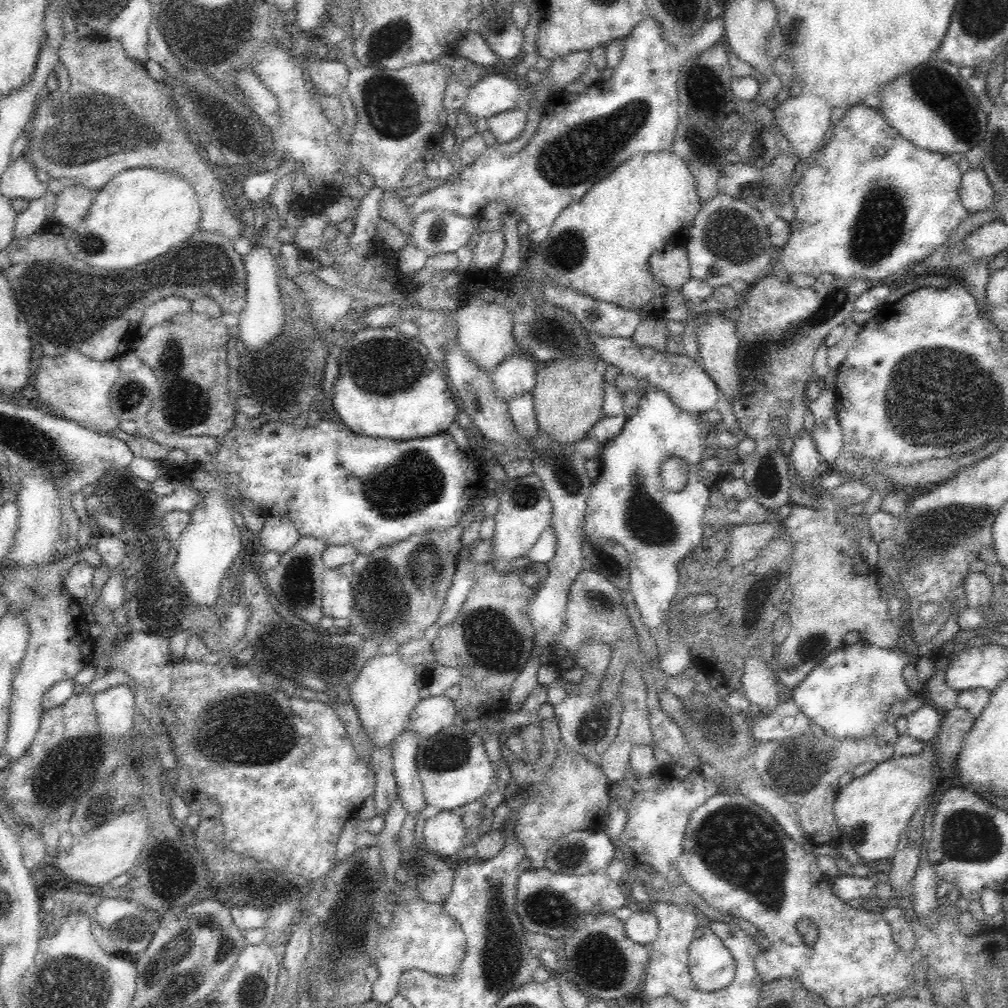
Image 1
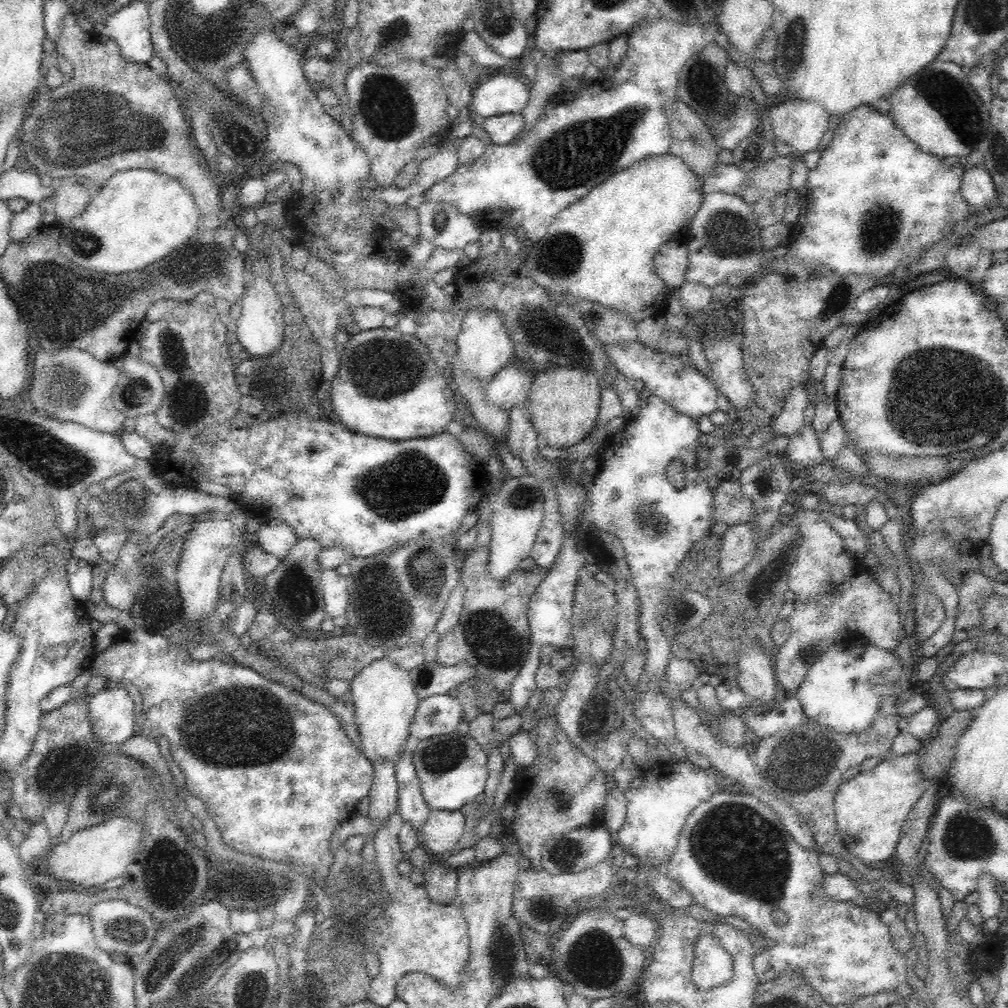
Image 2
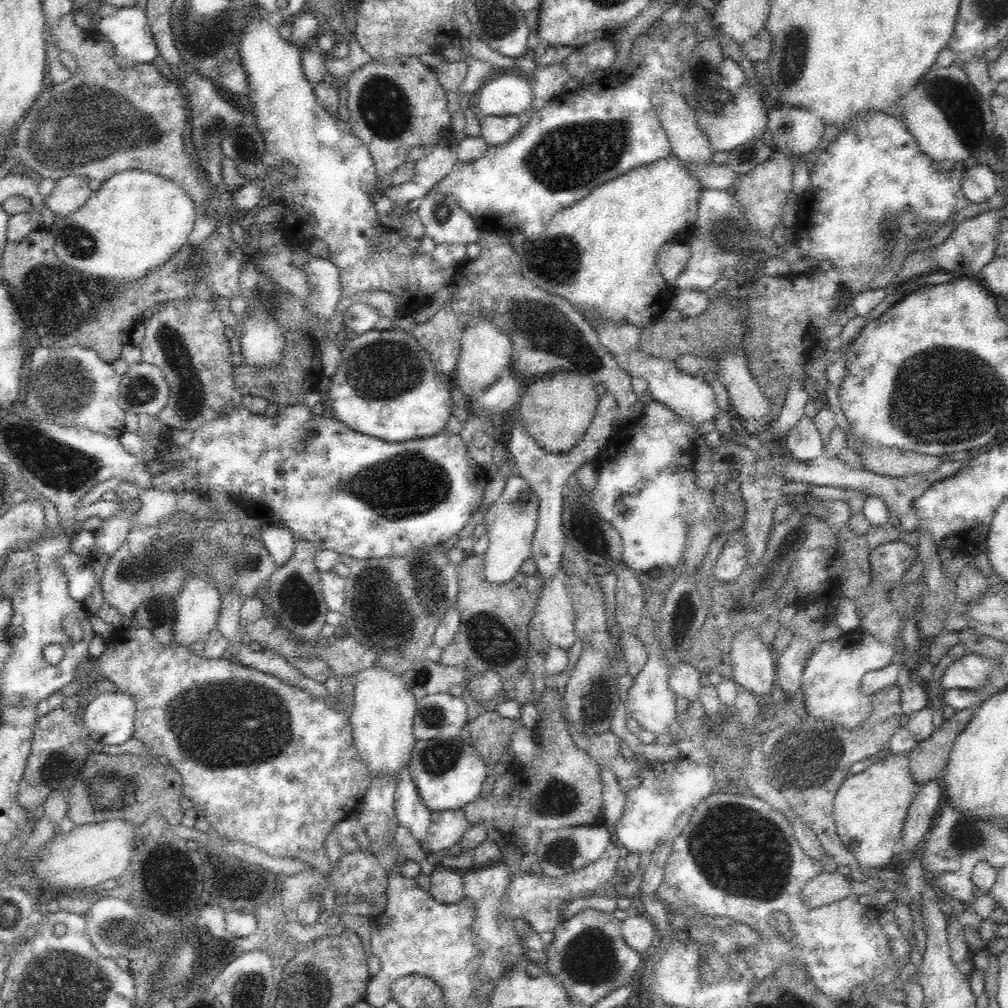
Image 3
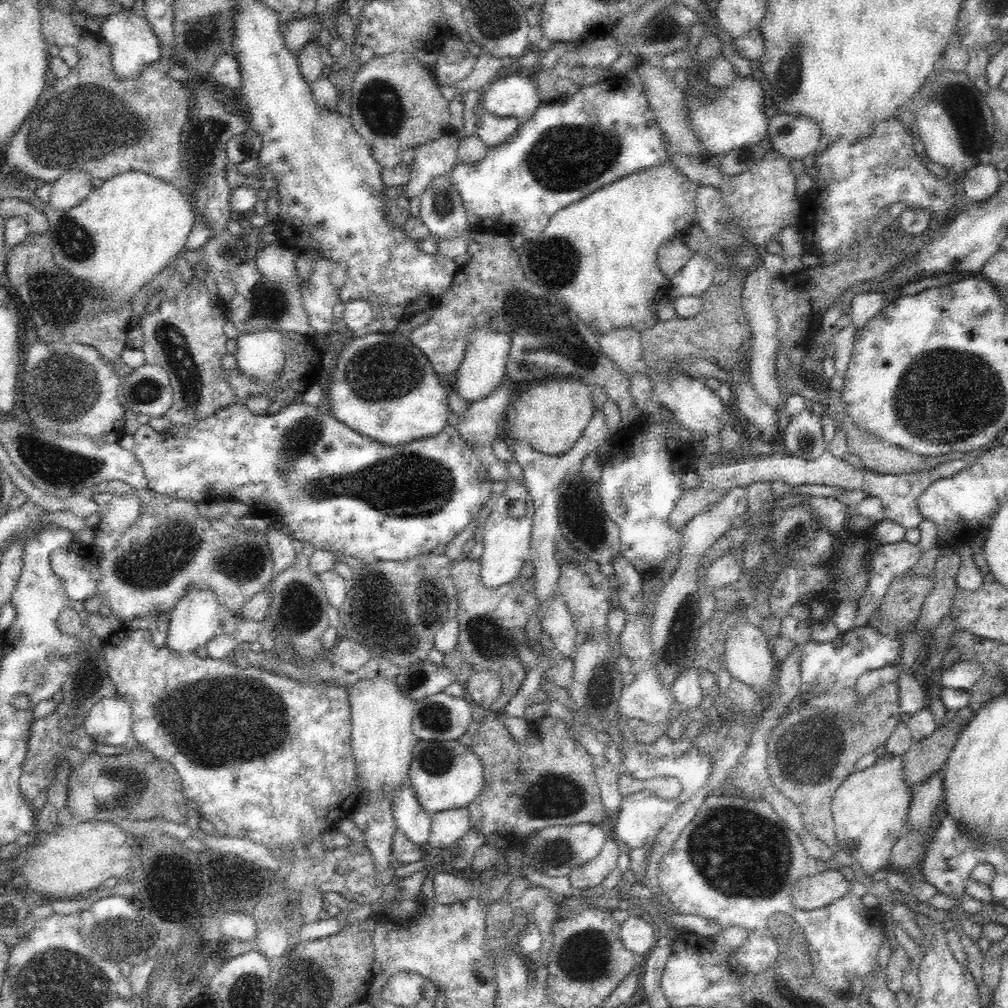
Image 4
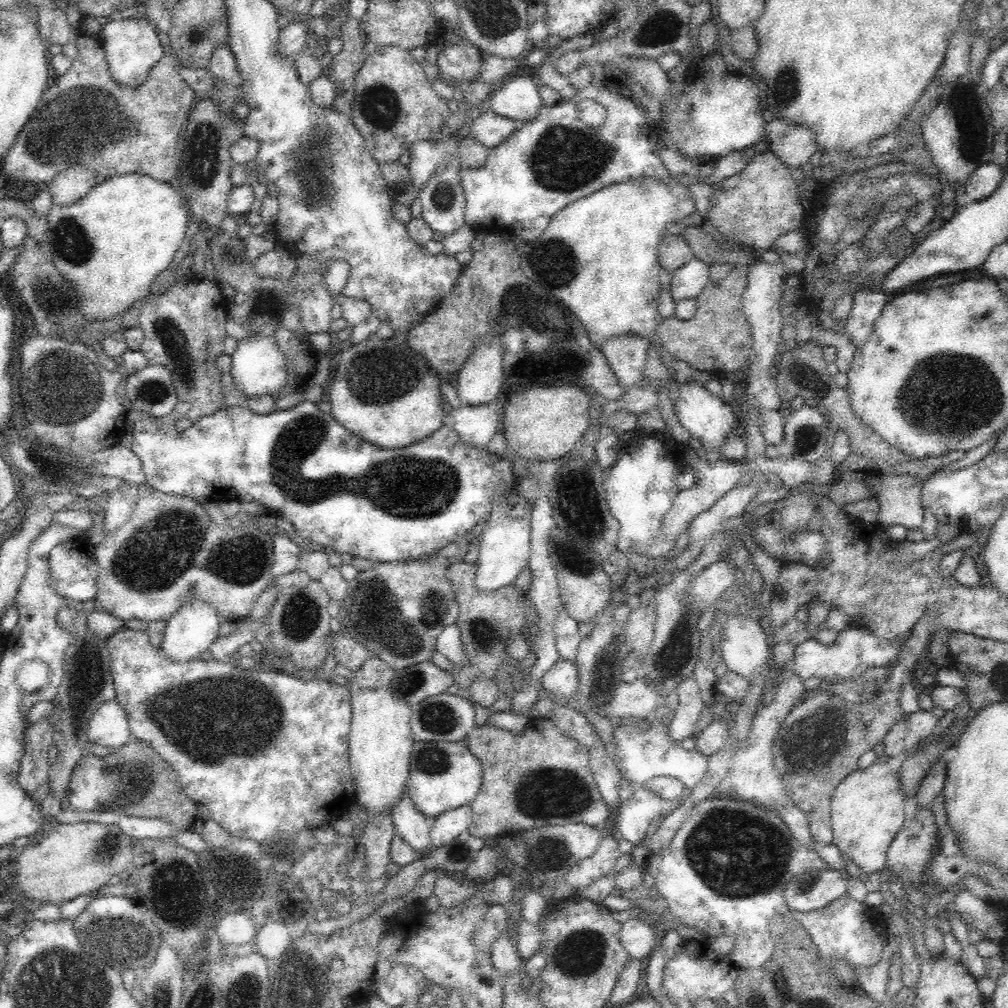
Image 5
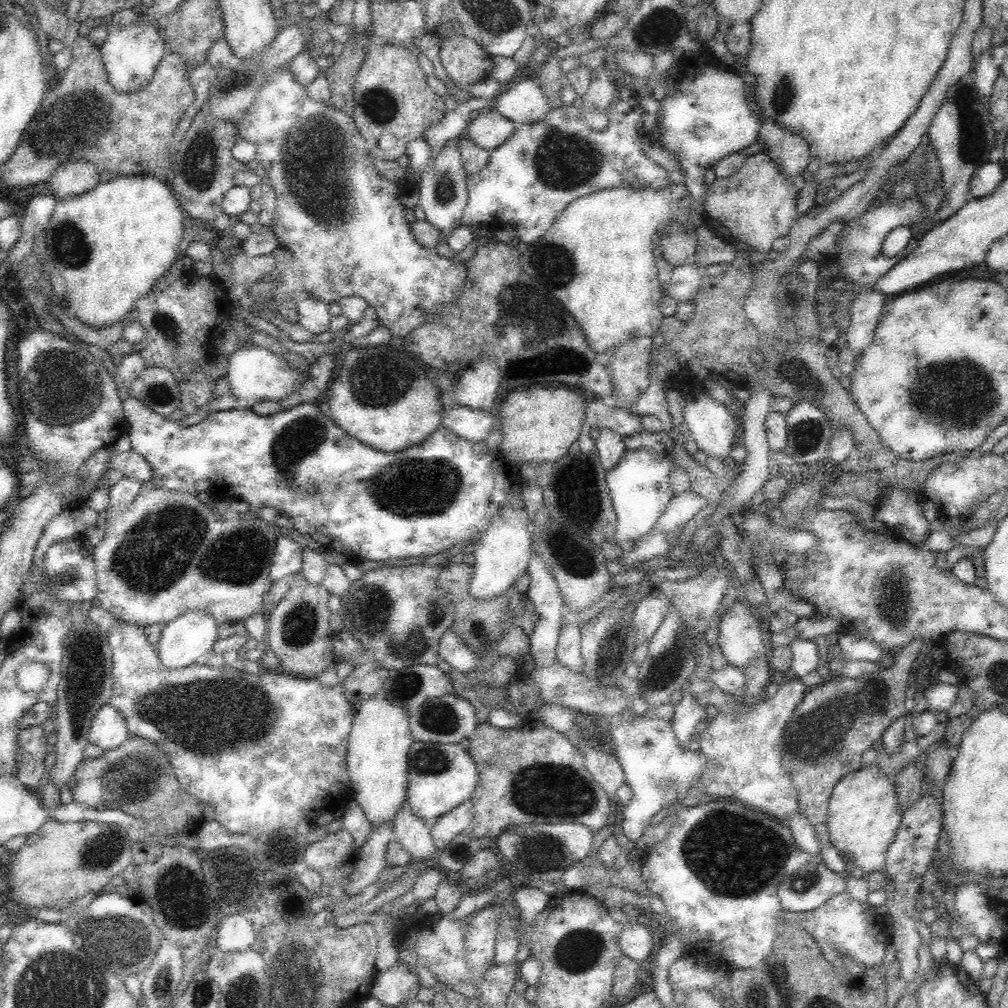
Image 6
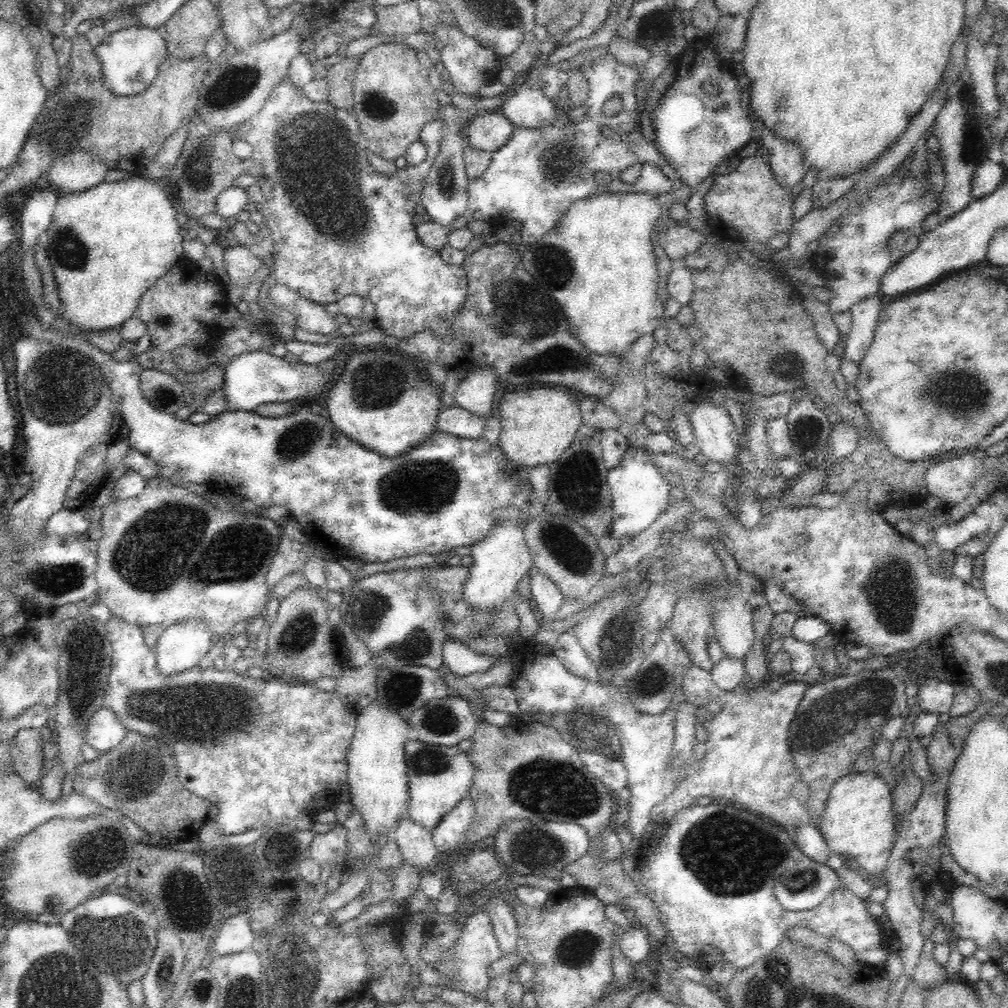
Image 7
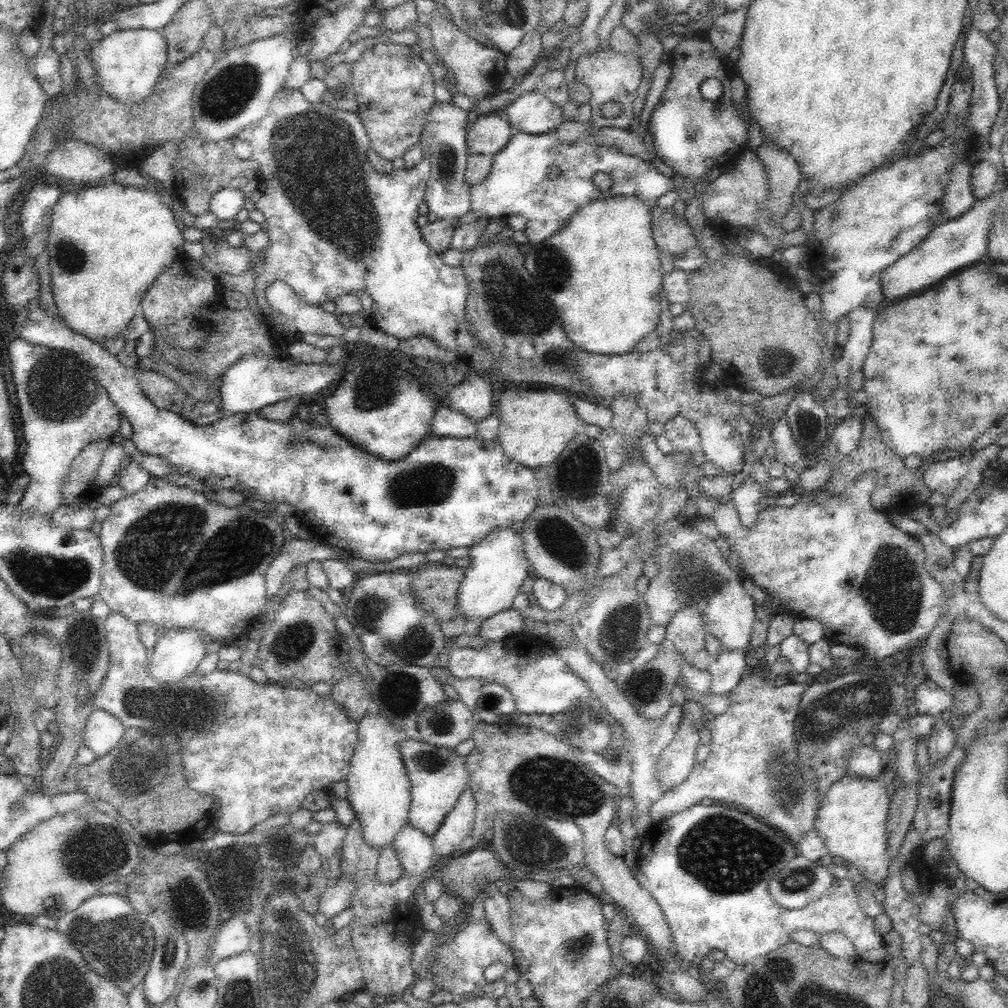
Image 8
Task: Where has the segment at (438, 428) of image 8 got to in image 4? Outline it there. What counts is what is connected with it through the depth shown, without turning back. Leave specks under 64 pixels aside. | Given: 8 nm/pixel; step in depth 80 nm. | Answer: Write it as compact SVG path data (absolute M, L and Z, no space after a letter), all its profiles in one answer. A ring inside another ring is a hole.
M505 382L486 398L468 403L468 408L459 415L456 415L456 429L458 429L462 440L473 448L473 451L479 456L482 465L484 465L486 471L488 471L488 475L490 475L493 481L501 480L508 482L511 479L505 462L500 461L496 455L494 455L492 443L496 440L496 437L498 437L498 418L504 414L506 406L510 404L510 400L513 400L513 398L514 394L510 394L510 390L506 388Z

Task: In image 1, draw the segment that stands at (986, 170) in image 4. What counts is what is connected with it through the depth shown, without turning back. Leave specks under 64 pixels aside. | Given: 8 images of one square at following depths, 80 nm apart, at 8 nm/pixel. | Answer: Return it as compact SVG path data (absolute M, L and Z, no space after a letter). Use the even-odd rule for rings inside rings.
M964 169L959 198L969 214L987 210L995 203L995 193L982 170Z

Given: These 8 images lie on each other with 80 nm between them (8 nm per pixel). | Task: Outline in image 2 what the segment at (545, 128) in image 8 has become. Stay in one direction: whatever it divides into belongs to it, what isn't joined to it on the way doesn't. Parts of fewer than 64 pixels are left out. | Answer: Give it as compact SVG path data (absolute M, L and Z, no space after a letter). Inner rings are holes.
M520 74L518 76L496 75L486 82L479 82L472 89L468 113L472 115L498 116L521 112L528 104L531 84Z

